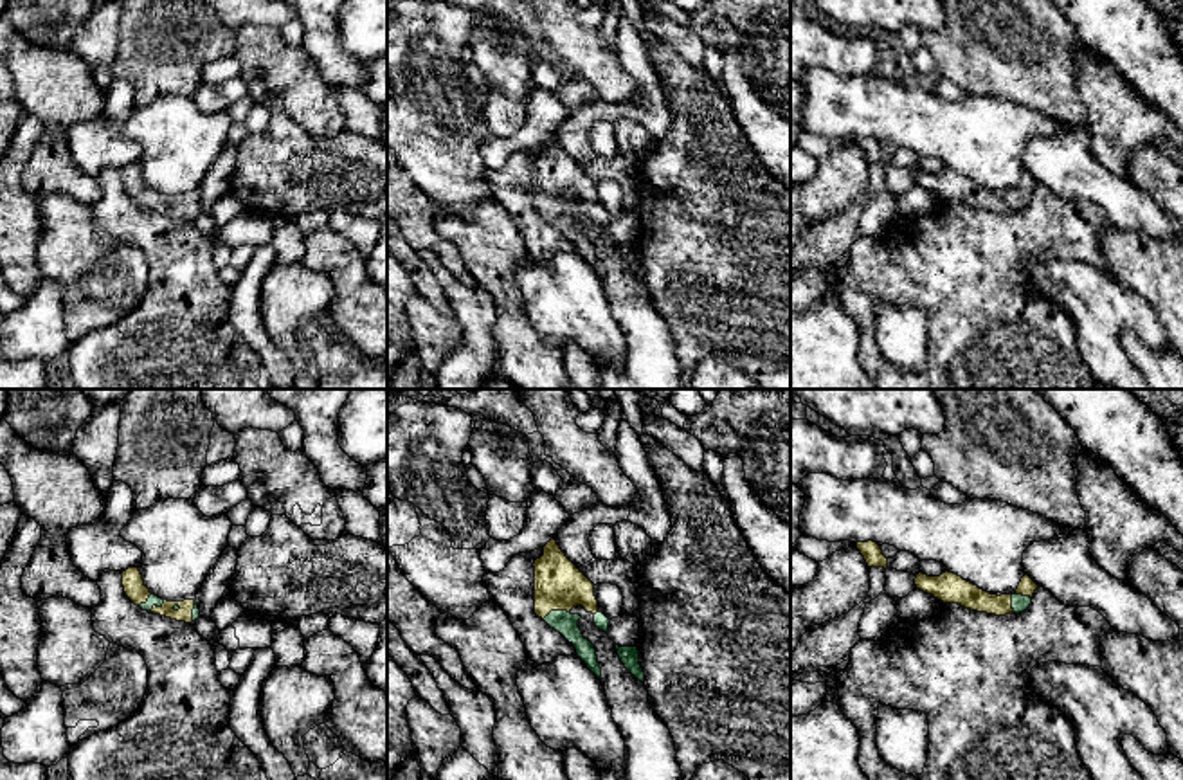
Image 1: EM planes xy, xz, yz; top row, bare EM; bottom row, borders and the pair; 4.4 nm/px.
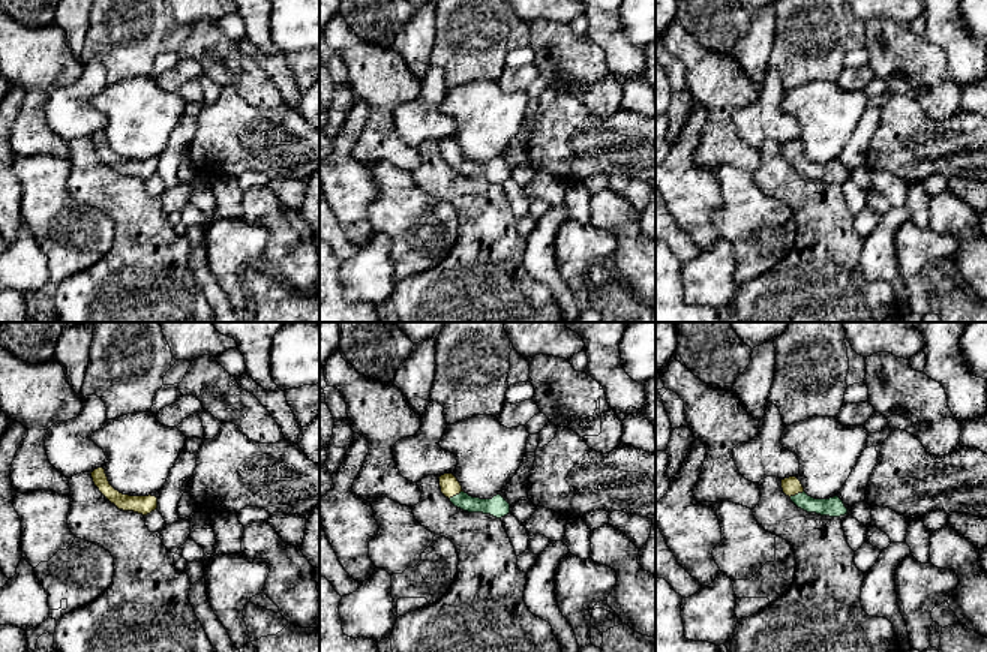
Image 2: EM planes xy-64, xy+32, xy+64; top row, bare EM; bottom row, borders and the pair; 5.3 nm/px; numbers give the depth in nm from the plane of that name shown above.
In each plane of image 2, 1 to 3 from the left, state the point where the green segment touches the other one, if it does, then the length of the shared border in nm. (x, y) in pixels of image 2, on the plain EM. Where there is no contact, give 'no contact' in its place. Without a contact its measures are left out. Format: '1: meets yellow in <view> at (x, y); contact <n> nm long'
1: no contact
2: meets yellow in xy+32 at (455, 159); contact 90 nm long
3: meets yellow in xy+64 at (795, 158); contact 90 nm long

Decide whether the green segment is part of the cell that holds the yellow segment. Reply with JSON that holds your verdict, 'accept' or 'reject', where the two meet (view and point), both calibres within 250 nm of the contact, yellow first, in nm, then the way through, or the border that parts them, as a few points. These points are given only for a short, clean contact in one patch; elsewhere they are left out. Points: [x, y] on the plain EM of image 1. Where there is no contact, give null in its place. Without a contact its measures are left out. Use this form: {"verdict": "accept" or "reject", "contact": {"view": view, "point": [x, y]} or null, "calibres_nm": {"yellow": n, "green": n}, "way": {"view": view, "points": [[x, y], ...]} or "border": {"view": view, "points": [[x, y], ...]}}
{"verdict": "accept", "contact": {"view": "yz", "point": [1011, 191]}, "calibres_nm": {"yellow": 120, "green": 80}, "way": {"view": "yz", "points": [[955, 186], [978, 197], [1011, 191], [1020, 200]]}}

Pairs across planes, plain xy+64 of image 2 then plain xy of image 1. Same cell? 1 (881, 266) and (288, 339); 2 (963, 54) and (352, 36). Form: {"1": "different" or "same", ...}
{"1": "different", "2": "different"}

